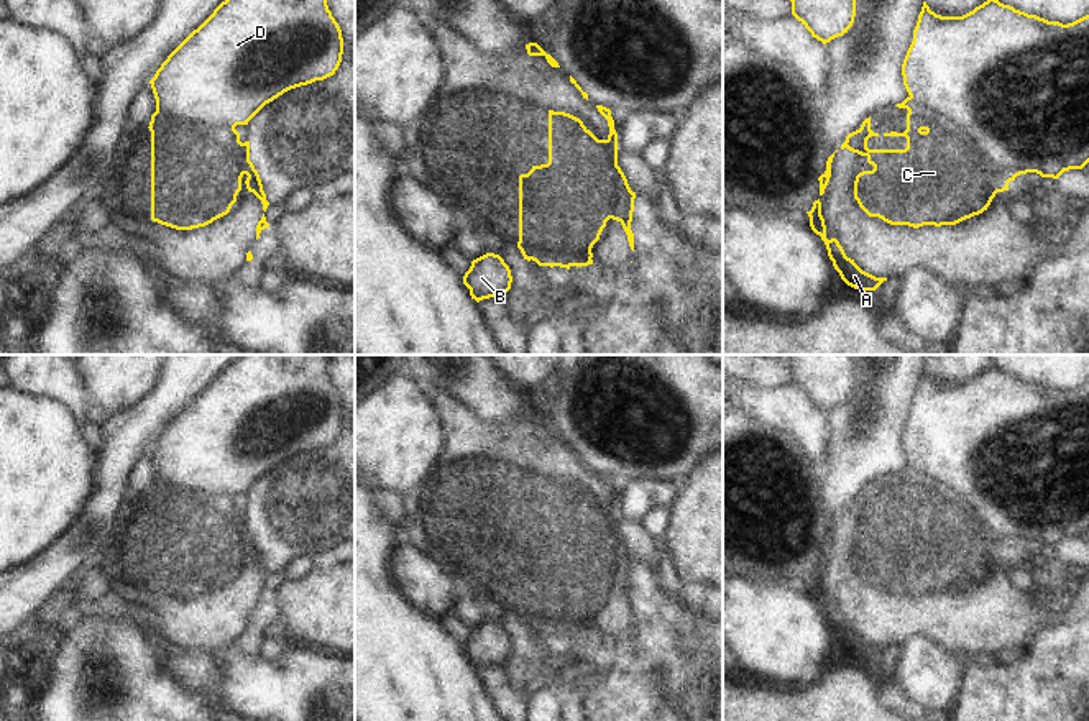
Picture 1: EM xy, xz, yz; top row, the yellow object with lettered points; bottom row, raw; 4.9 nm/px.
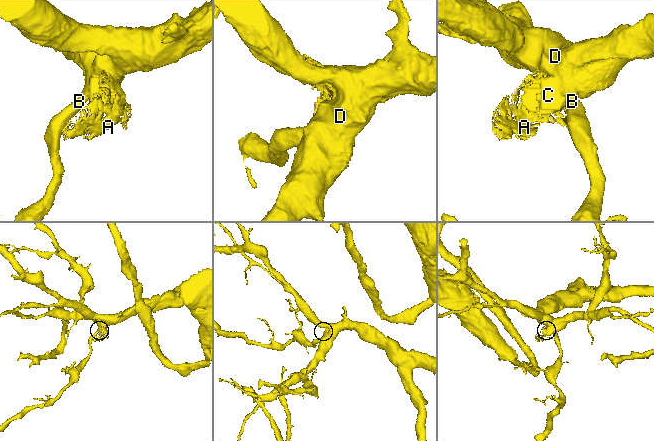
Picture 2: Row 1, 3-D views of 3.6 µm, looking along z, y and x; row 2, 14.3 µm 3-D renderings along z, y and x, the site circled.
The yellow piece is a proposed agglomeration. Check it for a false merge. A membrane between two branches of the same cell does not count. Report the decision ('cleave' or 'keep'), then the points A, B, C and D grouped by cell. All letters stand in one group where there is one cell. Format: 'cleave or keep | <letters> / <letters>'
cleave | A C / B D

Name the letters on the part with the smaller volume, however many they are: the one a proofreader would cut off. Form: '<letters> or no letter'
A, C

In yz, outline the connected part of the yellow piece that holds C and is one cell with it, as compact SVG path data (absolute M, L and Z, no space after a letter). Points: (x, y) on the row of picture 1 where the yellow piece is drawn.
M907 97L898 108L907 108L907 130L890 131L884 136L905 136L905 149L869 149L867 140L879 136L871 130L871 117L859 130L849 133L841 149L867 158L872 171L862 171L854 181L854 199L869 217L879 217L890 225L956 225L966 218L982 214L990 205L997 192L981 195L976 184L981 181L984 166L974 153L969 138L958 123L949 123L936 110L928 110L923 103L915 103Z

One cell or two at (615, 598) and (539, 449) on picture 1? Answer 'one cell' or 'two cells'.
one cell

